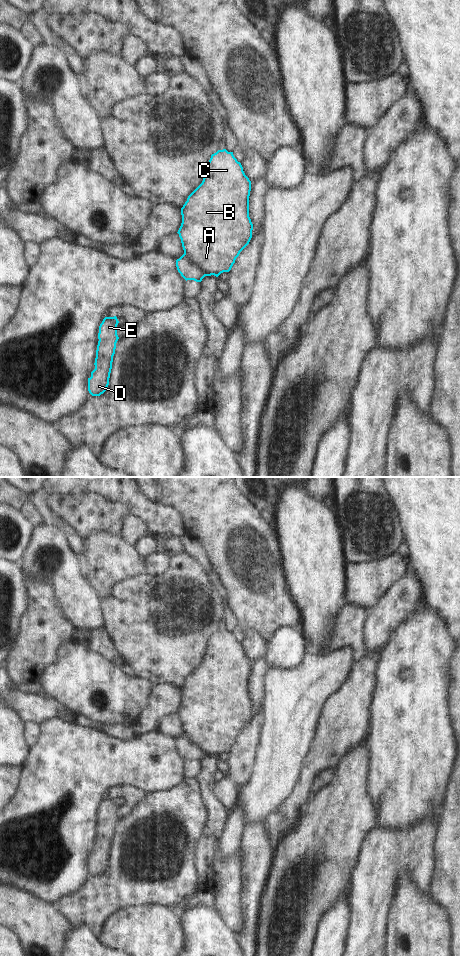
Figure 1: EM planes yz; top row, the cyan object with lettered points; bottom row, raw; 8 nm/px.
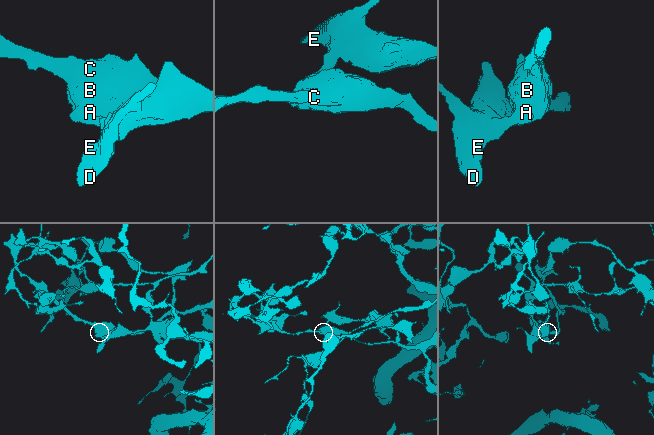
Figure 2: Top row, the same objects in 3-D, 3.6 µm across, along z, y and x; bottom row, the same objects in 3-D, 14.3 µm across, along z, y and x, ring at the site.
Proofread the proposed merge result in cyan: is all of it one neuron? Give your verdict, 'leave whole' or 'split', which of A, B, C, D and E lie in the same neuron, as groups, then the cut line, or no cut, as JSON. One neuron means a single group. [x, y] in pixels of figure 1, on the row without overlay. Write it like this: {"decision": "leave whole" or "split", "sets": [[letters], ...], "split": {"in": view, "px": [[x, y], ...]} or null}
{"decision": "split", "sets": [["A", "B", "C"], ["D", "E"]], "split": {"in": "yz", "px": [[184, 732], [205, 755]]}}

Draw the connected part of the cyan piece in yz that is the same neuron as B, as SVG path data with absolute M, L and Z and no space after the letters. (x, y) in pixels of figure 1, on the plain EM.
M223 629L211 635L202 663L188 676L181 688L182 703L177 712L187 738L196 743L205 756L218 757L223 752L229 752L240 732L249 724L253 710L249 697L250 671L251 661L233 632Z

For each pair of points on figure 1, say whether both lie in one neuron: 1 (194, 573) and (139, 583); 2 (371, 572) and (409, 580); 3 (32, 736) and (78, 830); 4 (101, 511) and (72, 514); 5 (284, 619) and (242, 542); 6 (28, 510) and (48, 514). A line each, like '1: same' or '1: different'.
1: different
2: different
3: different
4: same
5: same
6: different

